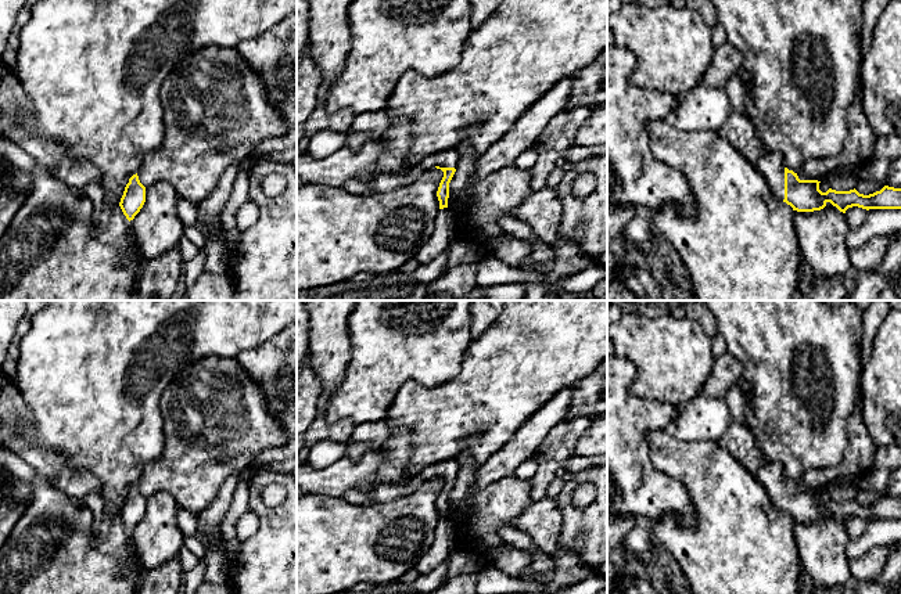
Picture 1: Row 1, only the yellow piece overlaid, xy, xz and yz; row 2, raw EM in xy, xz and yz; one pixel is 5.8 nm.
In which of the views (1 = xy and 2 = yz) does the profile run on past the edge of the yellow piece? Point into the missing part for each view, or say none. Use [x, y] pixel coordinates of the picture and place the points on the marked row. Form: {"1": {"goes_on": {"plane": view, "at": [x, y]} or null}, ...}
{"1": {"goes_on": null}, "2": {"goes_on": {"plane": "yz", "at": [771, 165]}}}

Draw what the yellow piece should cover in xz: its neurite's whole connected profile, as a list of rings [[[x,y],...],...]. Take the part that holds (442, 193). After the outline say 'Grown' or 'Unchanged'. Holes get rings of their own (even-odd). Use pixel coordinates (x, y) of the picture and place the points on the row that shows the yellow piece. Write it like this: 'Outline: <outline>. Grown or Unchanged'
Outline: [[[446,150],[437,154],[431,154],[420,162],[424,170],[437,168],[444,172],[444,177],[437,191],[439,209],[448,208],[449,183],[456,172],[459,158],[460,154],[457,150]]]. Grown

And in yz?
Outline: [[[769,150],[760,155],[755,168],[765,176],[772,194],[778,201],[783,201],[797,212],[821,210],[830,202],[840,212],[848,208],[862,209],[901,209],[901,188],[884,186],[880,191],[869,195],[859,194],[855,188],[850,191],[826,192],[819,190],[818,180],[800,180],[797,173],[783,165],[783,155]]]. Grown

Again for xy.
Outline: [[[137,173],[129,179],[121,198],[119,206],[130,222],[140,212],[146,202],[146,187],[140,183]]]. Unchanged

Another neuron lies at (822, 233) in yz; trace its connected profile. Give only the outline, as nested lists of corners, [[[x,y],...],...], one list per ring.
[[[830,202],[821,210],[794,210],[794,226],[803,259],[816,276],[841,278],[852,267],[846,245],[848,222]]]

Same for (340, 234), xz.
[[[441,169],[426,170],[414,183],[380,194],[352,194],[342,186],[297,188],[297,294],[347,281],[358,274],[385,274],[416,258],[431,238],[439,212]]]

